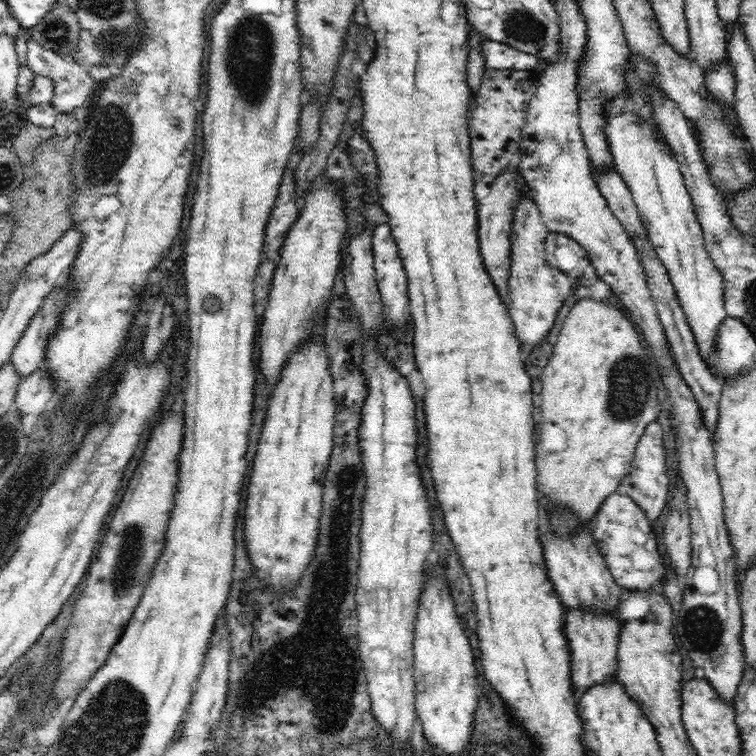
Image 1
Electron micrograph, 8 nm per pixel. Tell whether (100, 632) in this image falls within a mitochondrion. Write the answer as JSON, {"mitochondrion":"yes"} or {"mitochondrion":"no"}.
{"mitochondrion":"no"}

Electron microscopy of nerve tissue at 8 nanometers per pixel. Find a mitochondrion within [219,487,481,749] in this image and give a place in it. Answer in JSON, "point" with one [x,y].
{"point":[259,684]}

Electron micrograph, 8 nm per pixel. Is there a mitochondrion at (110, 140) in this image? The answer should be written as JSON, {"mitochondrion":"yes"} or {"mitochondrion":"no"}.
{"mitochondrion":"yes"}

